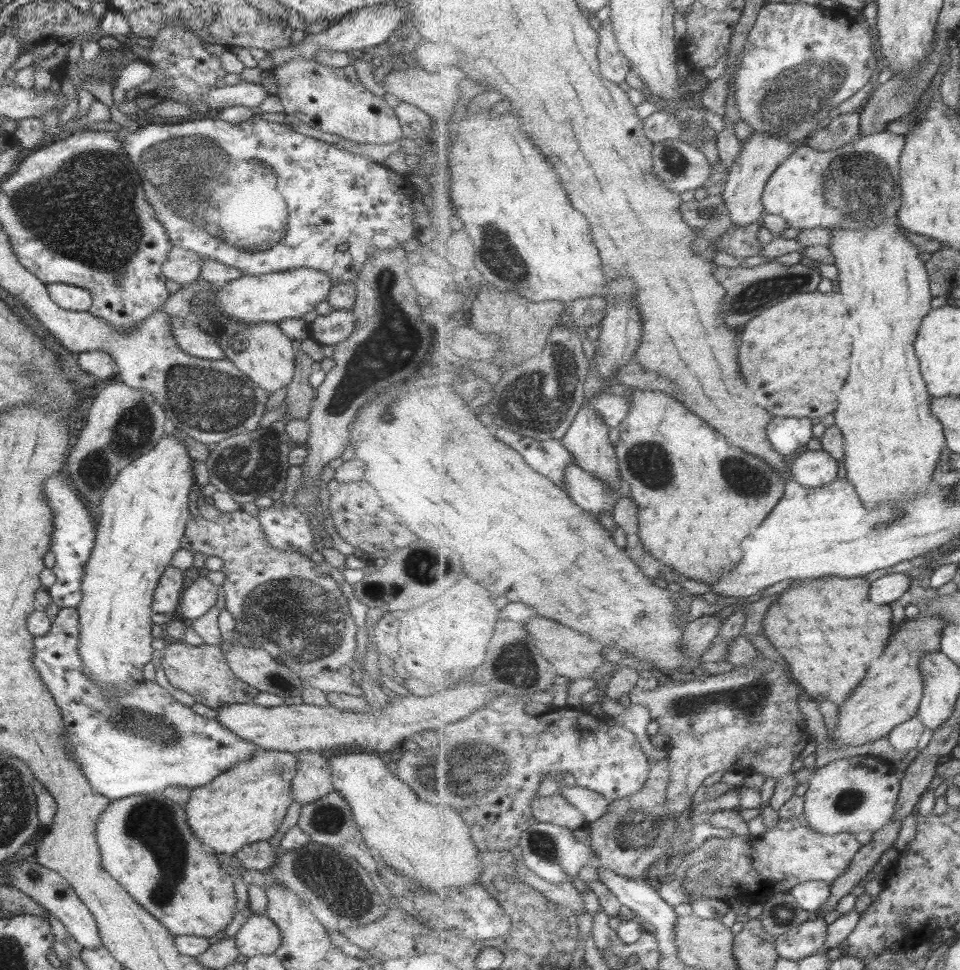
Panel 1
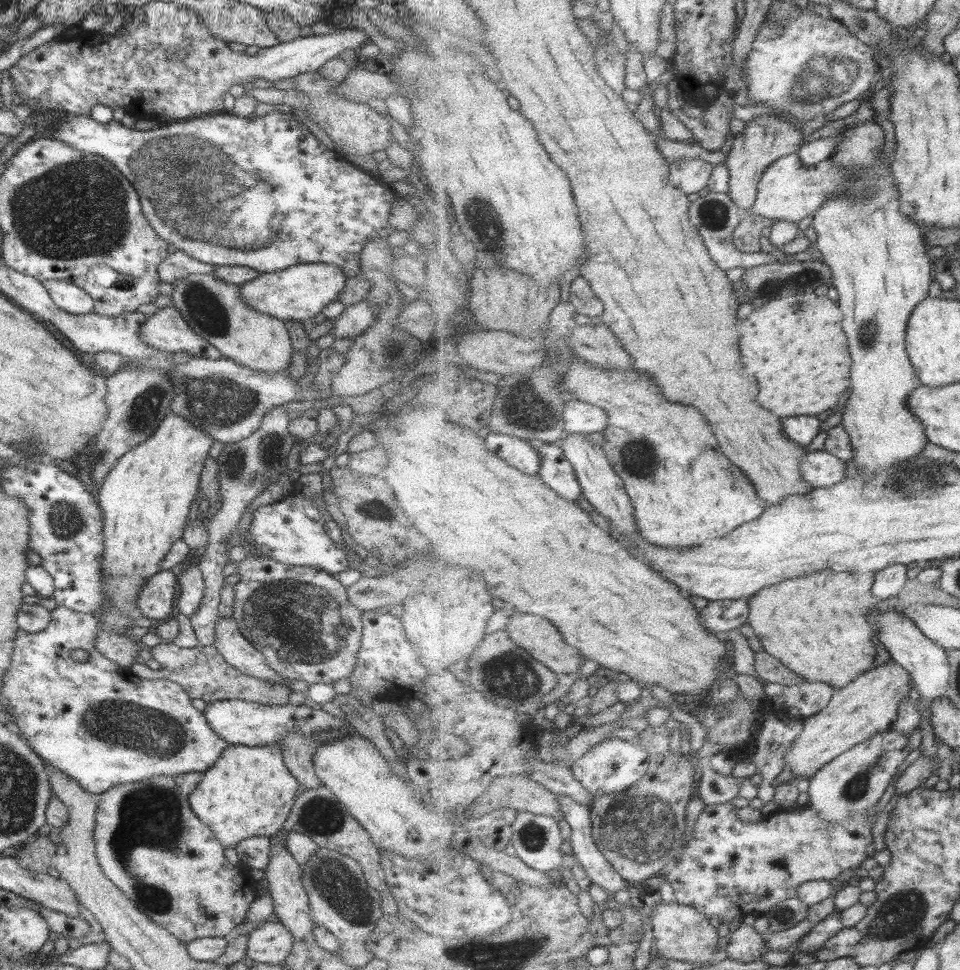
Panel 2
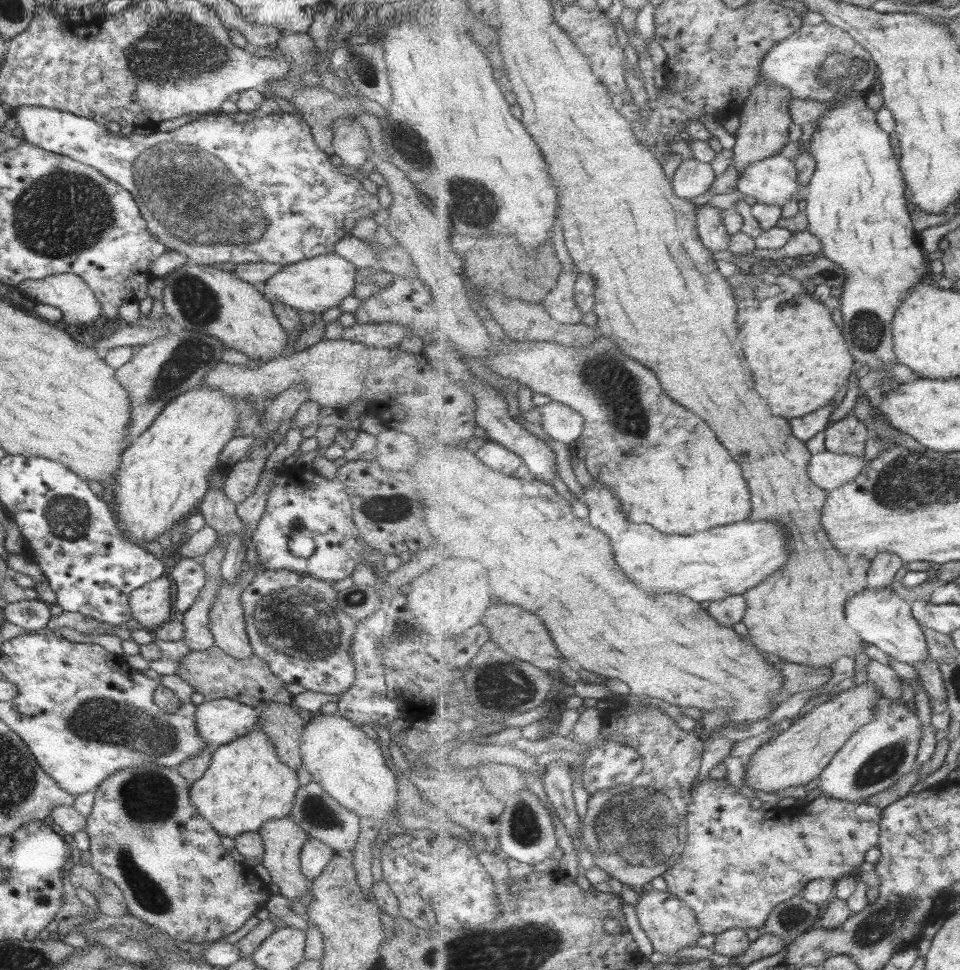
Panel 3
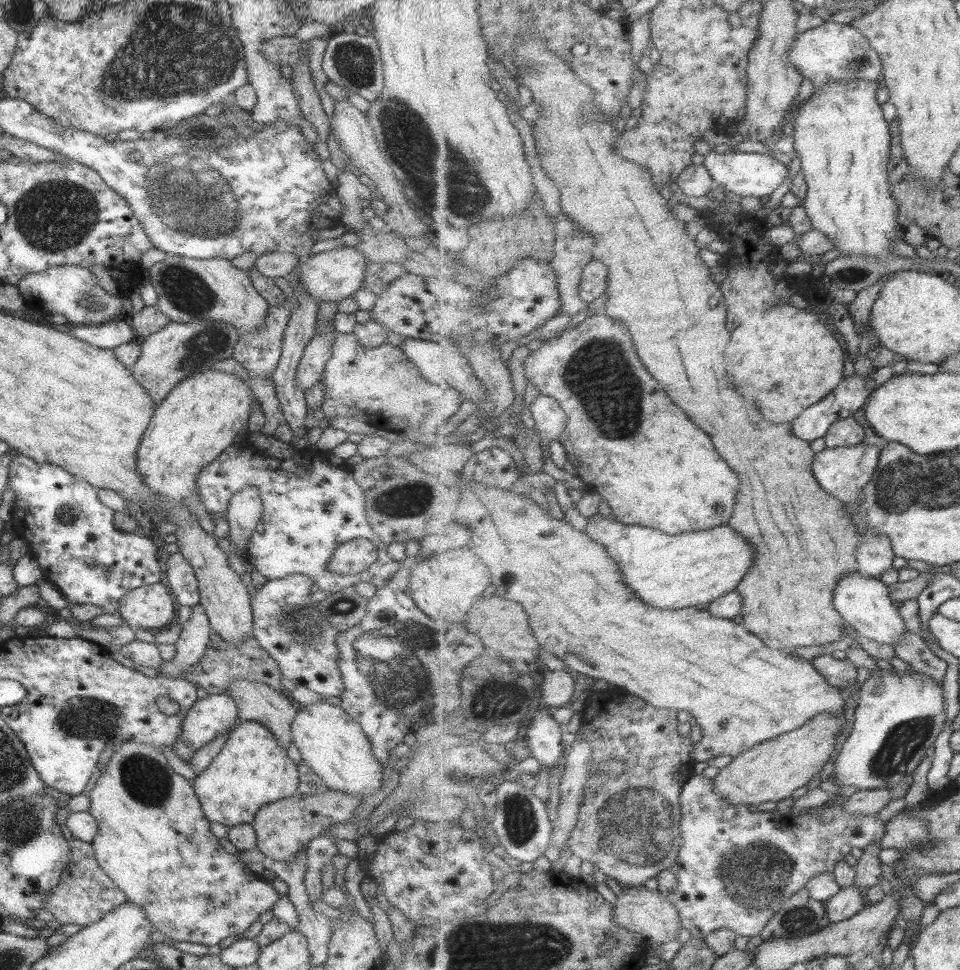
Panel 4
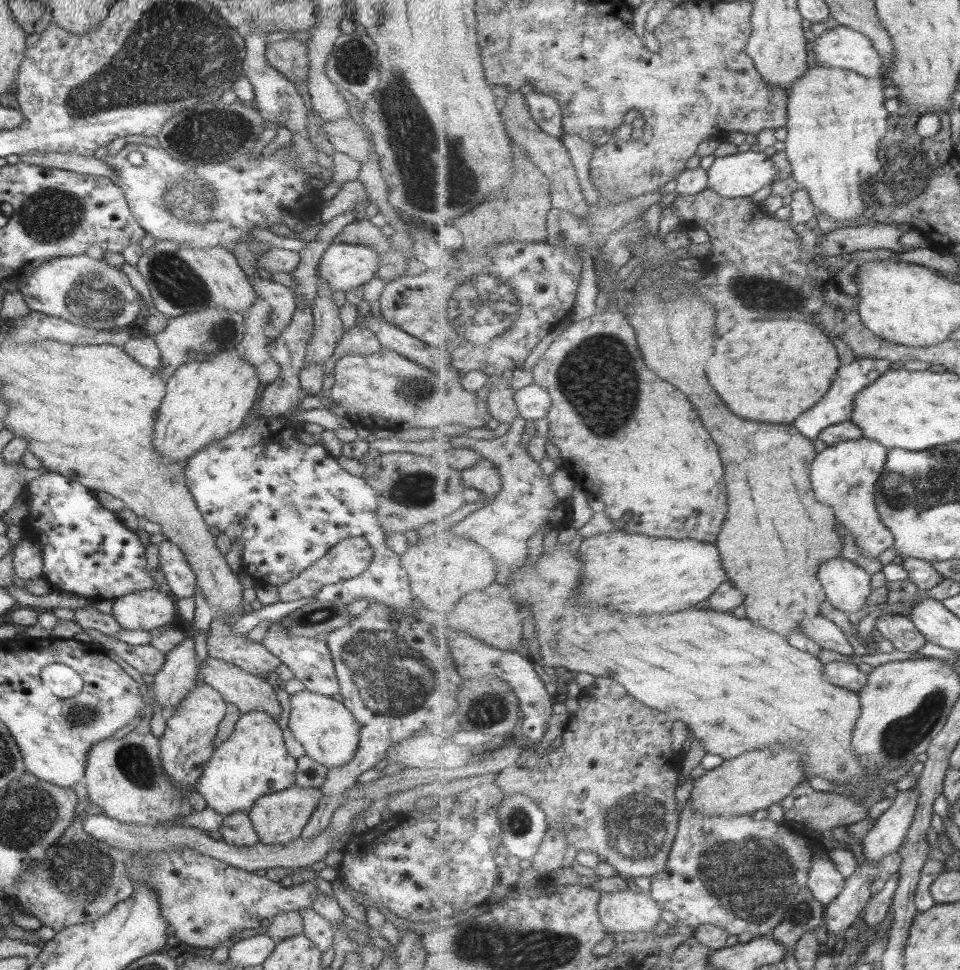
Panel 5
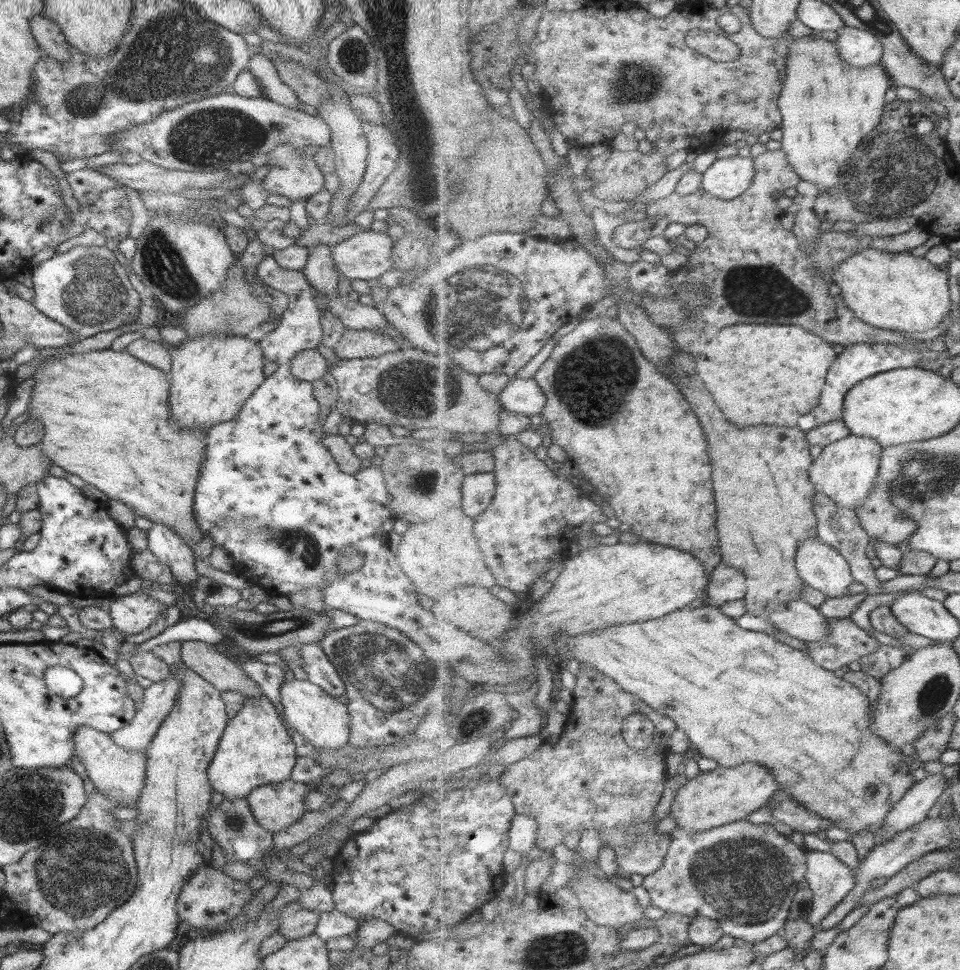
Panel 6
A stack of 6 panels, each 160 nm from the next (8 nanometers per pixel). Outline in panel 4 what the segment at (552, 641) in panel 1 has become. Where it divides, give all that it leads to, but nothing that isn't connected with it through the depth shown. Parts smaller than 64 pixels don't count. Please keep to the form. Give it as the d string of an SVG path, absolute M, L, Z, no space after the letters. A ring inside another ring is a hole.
M501 596L479 598L463 622L465 622L465 628L469 632L481 632L479 636L481 636L483 644L487 648L493 648L495 652L499 652L502 657L505 656L505 660L518 664L519 662L526 664L539 661L541 645L533 636L533 630L529 626L529 616L521 604L505 600Z

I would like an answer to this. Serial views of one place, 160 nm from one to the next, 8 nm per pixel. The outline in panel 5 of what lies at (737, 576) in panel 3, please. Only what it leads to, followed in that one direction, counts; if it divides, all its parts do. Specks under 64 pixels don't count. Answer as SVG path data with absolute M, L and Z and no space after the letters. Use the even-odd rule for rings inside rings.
M627 529L600 533L583 540L579 547L583 560L583 578L579 589L579 608L609 606L623 614L673 614L694 609L695 604L709 600L710 596L730 578L726 575L721 553L716 544L694 538L683 540L657 538Z

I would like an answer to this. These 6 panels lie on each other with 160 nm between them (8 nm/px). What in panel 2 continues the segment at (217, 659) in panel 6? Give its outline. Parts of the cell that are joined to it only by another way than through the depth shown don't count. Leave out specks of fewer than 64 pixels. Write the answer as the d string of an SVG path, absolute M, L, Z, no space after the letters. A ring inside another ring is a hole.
M295 731L284 734L278 740L282 761L285 768L297 779L298 784L307 789L317 788L320 780L314 774L311 757L317 745L313 736Z

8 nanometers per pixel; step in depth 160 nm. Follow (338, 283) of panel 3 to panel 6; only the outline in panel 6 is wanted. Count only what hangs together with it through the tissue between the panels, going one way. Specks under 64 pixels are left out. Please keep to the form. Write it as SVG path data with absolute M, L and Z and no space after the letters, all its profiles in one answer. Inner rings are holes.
M370 228L356 232L341 242L331 245L331 256L339 274L348 280L375 281L391 269L391 247L394 241L385 232L374 232Z

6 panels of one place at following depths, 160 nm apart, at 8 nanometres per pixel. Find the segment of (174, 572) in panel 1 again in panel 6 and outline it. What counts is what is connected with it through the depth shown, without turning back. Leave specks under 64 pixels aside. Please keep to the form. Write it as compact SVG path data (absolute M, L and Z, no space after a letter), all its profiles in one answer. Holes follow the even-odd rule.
M140 590L112 597L109 606L112 627L129 636L143 632L164 612L165 605Z

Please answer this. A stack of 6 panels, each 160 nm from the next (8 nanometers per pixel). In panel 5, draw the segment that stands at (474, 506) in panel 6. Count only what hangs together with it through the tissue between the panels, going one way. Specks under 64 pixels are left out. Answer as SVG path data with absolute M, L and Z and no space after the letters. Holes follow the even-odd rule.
M484 456L479 464L462 471L462 484L468 507L469 502L477 502L483 498L497 496L503 488L503 477L499 469Z

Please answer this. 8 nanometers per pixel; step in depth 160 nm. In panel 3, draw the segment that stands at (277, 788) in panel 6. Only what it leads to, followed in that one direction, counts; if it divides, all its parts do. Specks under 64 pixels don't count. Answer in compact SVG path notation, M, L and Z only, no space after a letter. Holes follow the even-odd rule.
M279 817L279 820L267 820L256 834L261 838L263 844L263 856L260 862L267 870L271 878L270 883L277 886L279 895L286 899L299 899L308 890L309 882L300 872L300 851L309 838L303 830L299 830L293 822L293 817Z

